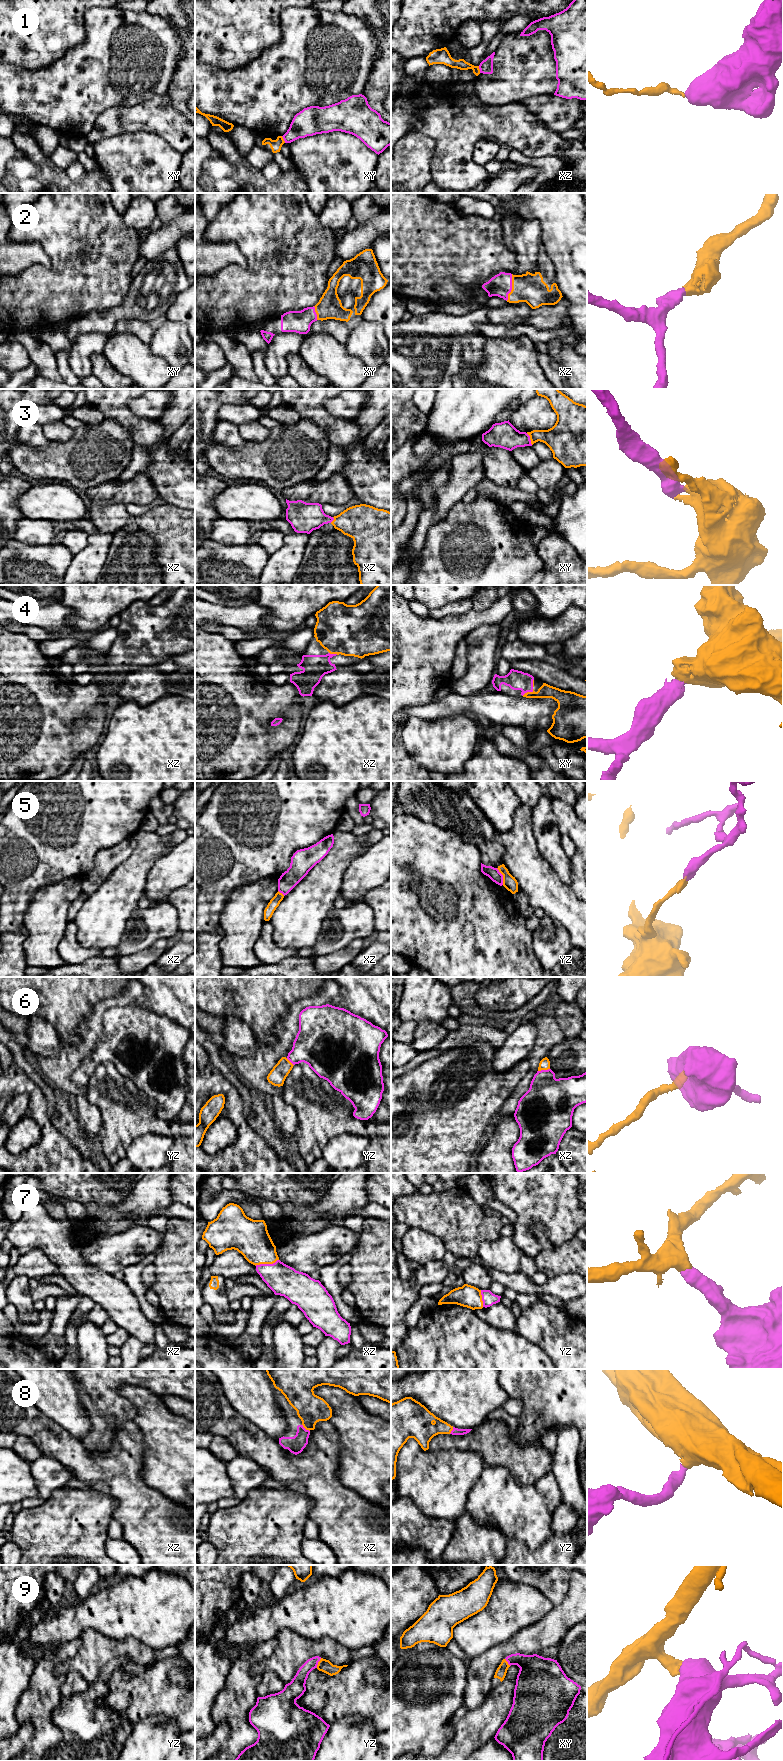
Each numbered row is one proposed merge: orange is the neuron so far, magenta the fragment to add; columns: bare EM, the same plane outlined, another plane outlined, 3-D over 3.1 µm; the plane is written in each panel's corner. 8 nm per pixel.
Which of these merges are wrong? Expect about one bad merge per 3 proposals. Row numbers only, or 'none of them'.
1, 5

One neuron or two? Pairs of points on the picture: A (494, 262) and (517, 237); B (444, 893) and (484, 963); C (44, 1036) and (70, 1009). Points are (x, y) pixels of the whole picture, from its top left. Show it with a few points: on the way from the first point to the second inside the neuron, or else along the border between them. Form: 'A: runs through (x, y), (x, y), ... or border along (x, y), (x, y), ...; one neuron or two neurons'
A: border along (500, 225), (504, 243), (516, 252), (520, 267); two neurons
B: runs through (444, 910), (477, 946); one neuron
C: border along (41, 1018), (47, 1021), (61, 1038); two neurons

